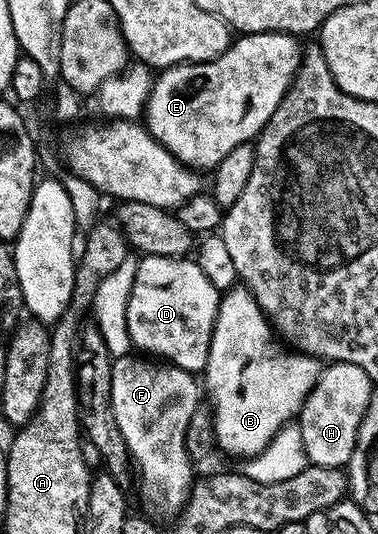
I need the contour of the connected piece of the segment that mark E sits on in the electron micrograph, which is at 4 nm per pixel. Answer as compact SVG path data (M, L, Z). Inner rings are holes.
M246 32L230 43L222 56L198 64L176 64L160 69L157 81L152 81L149 98L145 102L143 123L145 129L180 164L194 170L212 170L235 146L256 141L267 126L271 114L279 106L283 94L291 86L301 68L303 44L296 35L287 32Z

